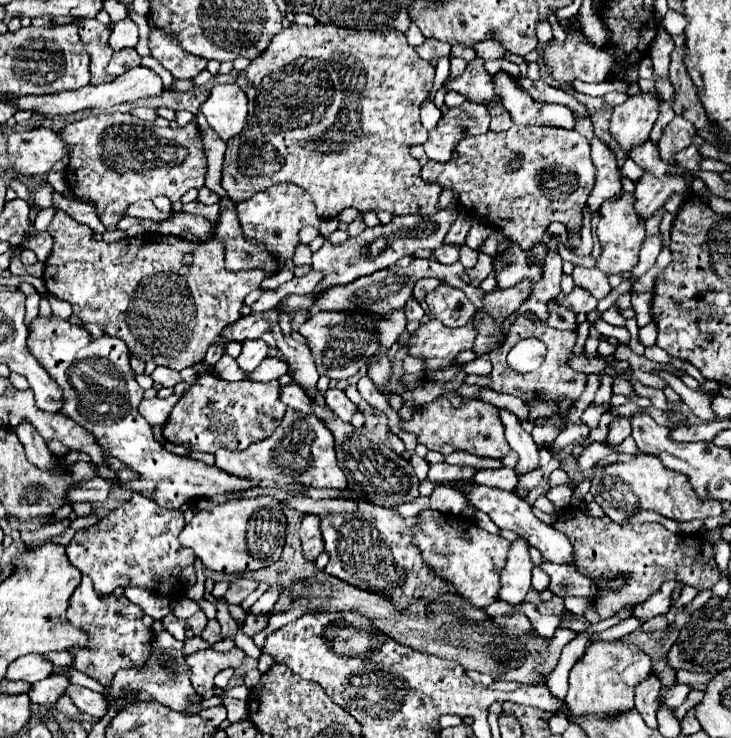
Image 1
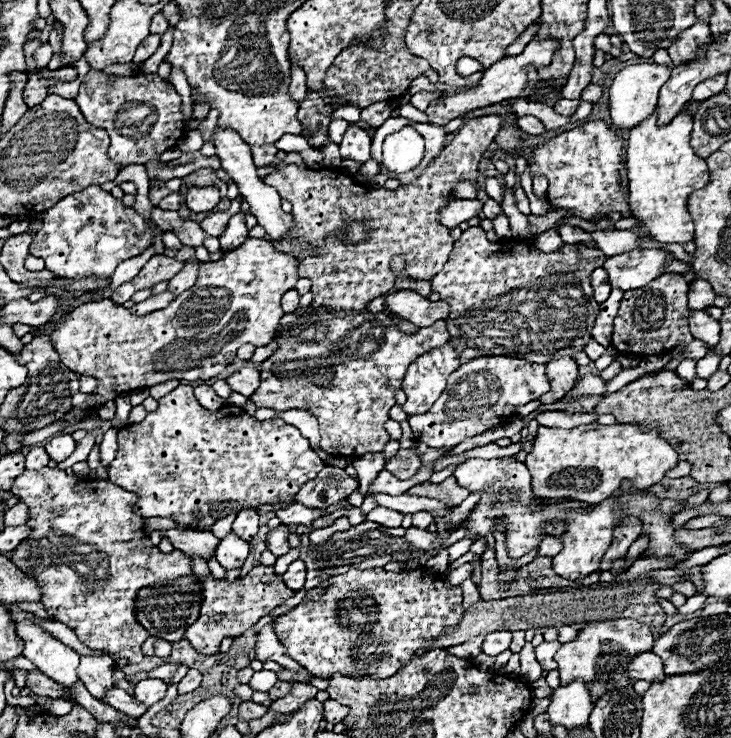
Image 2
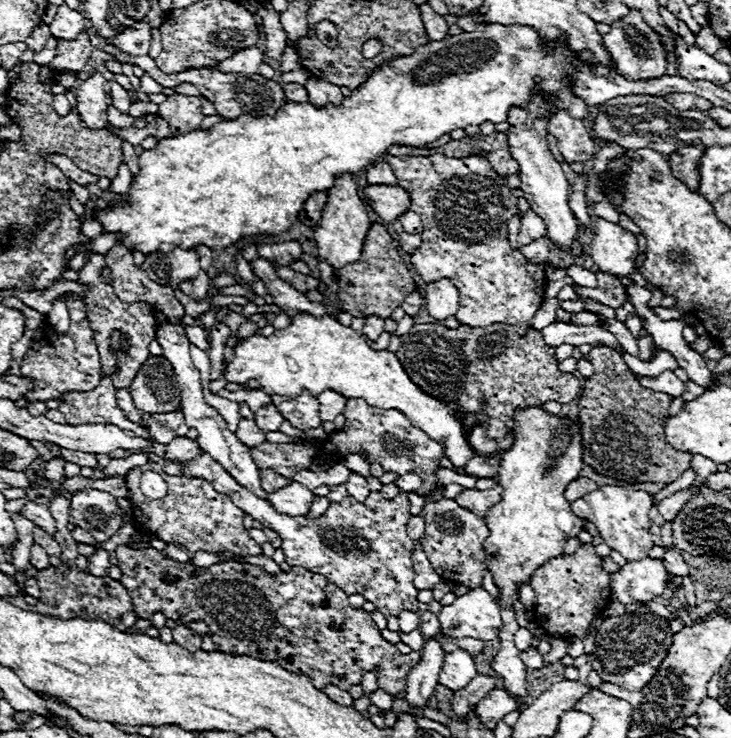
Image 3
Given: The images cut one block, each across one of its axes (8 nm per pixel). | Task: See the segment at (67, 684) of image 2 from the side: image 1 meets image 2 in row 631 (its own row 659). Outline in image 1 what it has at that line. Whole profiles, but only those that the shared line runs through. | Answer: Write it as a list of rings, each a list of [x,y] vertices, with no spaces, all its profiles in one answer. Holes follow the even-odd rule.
[[[28,654],[14,660],[14,664],[8,666],[6,680],[14,680],[14,682],[22,680],[22,682],[34,684],[50,676],[50,672],[52,672],[52,664],[48,660],[44,660],[40,654]]]

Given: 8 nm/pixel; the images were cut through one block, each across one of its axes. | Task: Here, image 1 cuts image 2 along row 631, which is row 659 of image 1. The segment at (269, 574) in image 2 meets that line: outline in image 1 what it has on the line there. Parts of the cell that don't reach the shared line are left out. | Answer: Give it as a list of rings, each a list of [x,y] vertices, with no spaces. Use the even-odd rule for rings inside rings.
[[[212,648],[198,650],[186,656],[186,664],[192,672],[190,680],[202,698],[212,698],[212,680],[224,668],[238,668],[246,660],[246,654],[238,648],[218,652]]]

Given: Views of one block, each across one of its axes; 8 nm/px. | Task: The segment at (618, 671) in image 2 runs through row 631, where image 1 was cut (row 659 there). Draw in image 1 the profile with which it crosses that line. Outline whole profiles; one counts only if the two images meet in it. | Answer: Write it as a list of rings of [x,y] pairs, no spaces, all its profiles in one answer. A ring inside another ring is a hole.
[[[592,642],[584,656],[570,670],[570,688],[566,694],[566,706],[572,716],[592,718],[596,714],[602,716],[618,716],[634,710],[634,690],[640,682],[644,682],[652,672],[650,656],[642,654],[630,644],[622,642]]]

